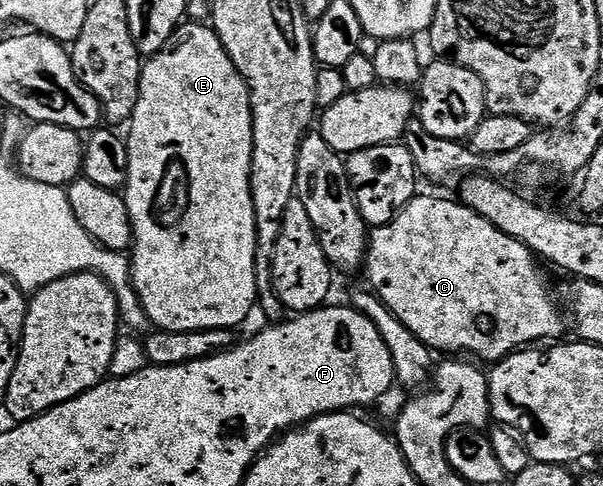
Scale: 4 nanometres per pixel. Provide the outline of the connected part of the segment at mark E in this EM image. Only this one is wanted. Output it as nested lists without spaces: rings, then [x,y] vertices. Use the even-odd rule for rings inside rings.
[[[209,24],[178,26],[170,44],[155,53],[143,64],[142,78],[138,88],[138,102],[128,122],[130,133],[126,137],[128,147],[128,179],[124,196],[128,215],[134,228],[132,246],[132,272],[134,286],[140,295],[140,303],[148,315],[151,326],[168,331],[208,331],[209,329],[237,330],[246,321],[250,312],[255,312],[258,299],[256,283],[256,215],[250,190],[250,164],[252,163],[252,111],[250,92],[246,80],[236,71],[224,43],[220,43],[217,33]]]

